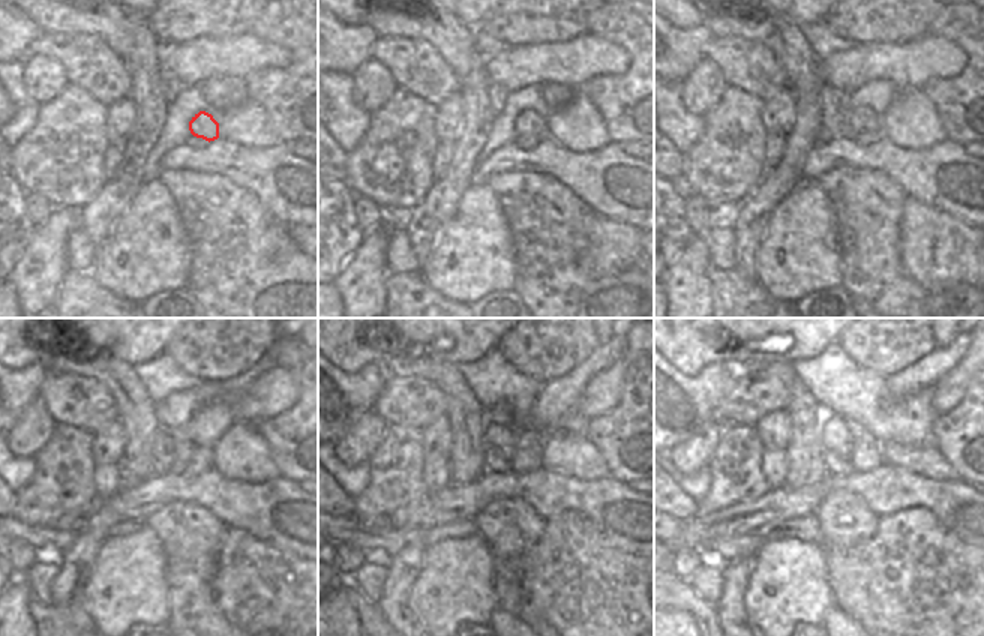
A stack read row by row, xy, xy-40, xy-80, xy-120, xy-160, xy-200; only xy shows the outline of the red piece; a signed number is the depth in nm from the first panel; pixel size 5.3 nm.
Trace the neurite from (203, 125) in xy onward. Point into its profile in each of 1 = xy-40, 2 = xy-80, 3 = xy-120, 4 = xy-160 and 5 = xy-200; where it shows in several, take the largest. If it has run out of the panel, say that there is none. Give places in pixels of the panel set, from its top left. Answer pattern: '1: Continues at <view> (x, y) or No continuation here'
1: Continues at xy-40 (528, 123)
2: Continues at xy-80 (860, 119)
3: Continues at xy-120 (183, 449)
4: Continues at xy-160 (500, 434)
5: Continues at xy-200 (833, 432)

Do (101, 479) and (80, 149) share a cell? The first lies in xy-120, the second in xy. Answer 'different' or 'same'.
different

